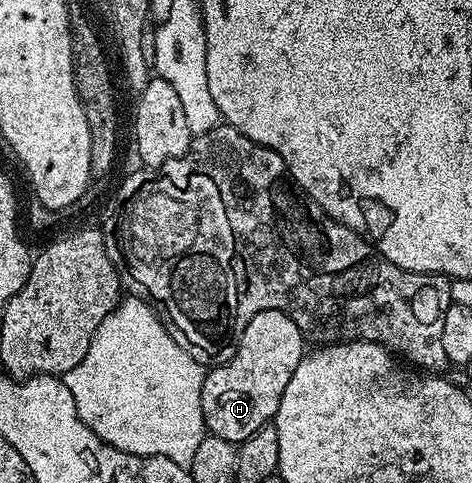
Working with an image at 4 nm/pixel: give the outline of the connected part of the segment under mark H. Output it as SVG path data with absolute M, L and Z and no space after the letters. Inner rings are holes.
M256 311L248 319L238 332L239 348L231 351L231 360L210 368L203 376L201 389L201 409L208 432L236 445L274 420L285 385L289 385L293 369L305 354L301 329L284 311Z

